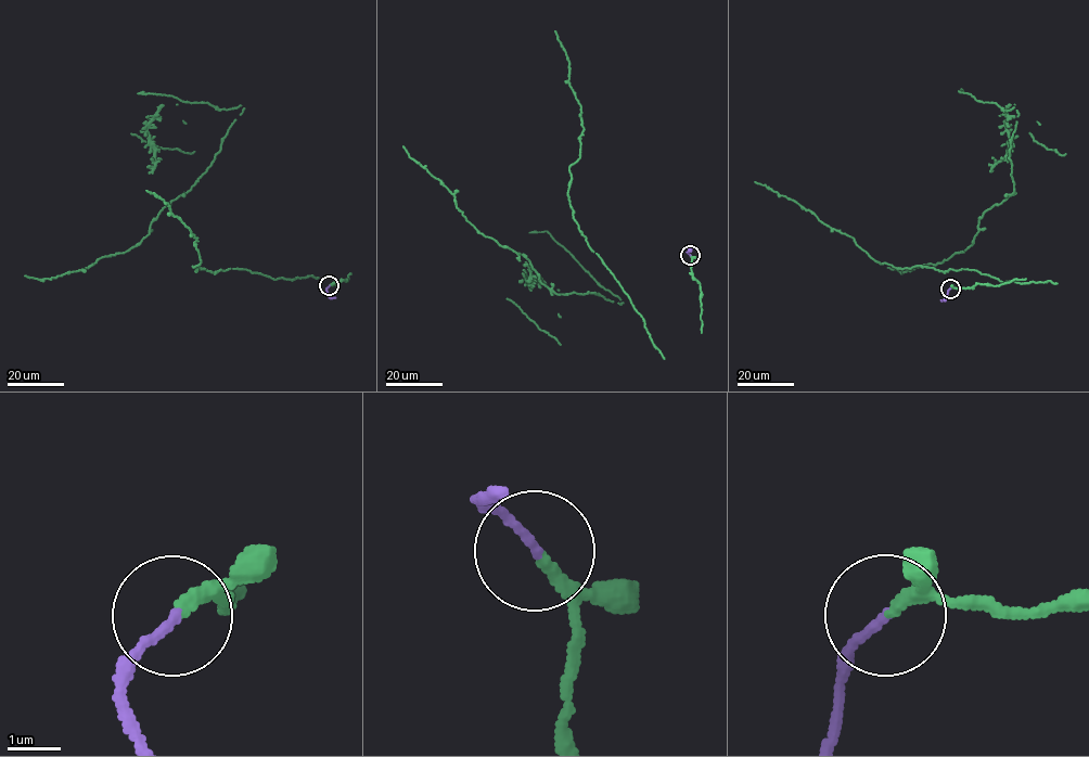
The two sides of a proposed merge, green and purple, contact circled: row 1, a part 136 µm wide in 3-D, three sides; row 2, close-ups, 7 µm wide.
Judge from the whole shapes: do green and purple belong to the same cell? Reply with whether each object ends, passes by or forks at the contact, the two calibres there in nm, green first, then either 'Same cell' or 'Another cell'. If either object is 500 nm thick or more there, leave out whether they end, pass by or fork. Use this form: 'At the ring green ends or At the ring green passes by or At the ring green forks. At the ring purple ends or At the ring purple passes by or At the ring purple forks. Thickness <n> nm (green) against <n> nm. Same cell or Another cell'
At the ring green ends. At the ring purple ends. Thickness 240 nm (green) against 170 nm. Same cell

